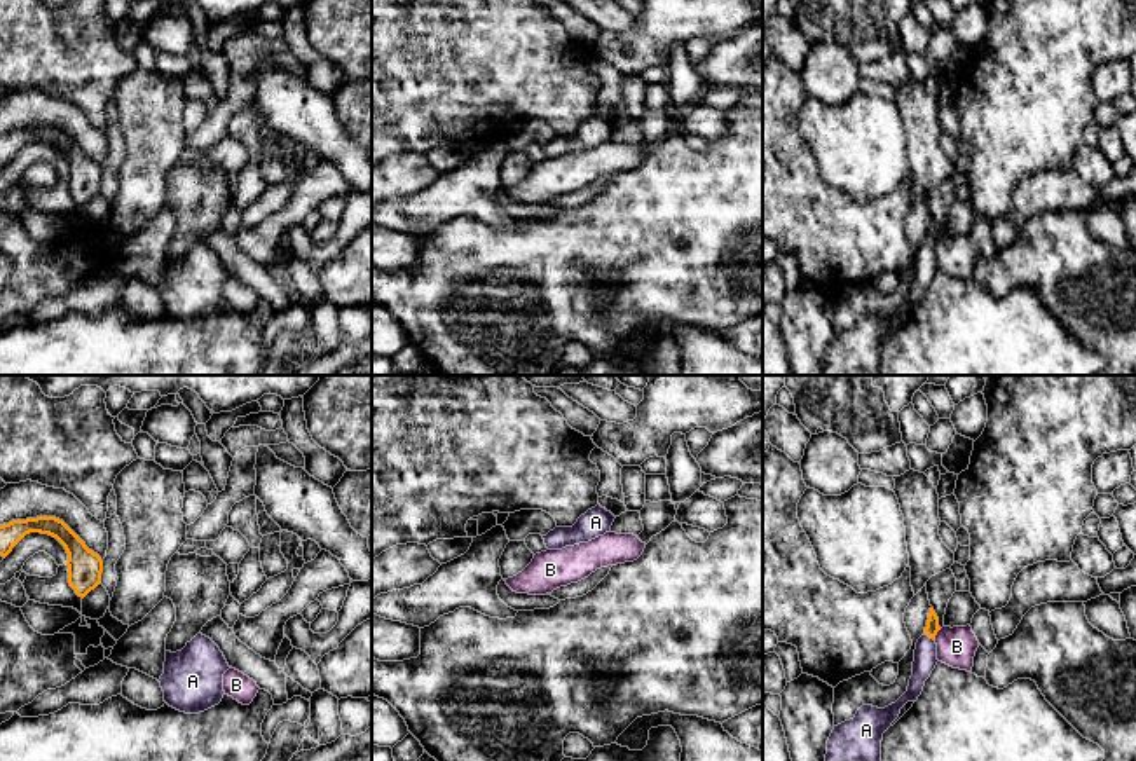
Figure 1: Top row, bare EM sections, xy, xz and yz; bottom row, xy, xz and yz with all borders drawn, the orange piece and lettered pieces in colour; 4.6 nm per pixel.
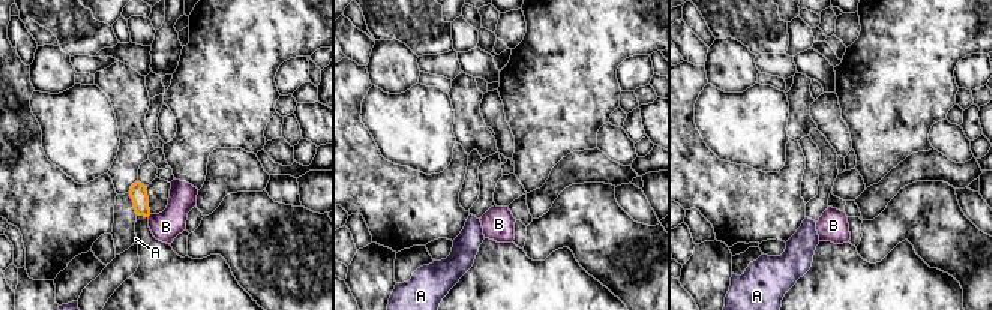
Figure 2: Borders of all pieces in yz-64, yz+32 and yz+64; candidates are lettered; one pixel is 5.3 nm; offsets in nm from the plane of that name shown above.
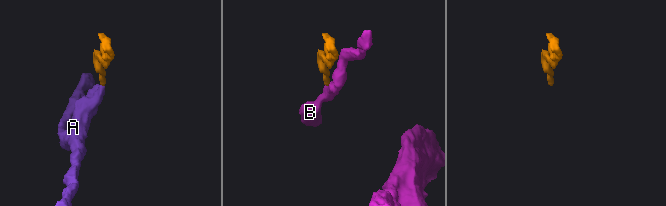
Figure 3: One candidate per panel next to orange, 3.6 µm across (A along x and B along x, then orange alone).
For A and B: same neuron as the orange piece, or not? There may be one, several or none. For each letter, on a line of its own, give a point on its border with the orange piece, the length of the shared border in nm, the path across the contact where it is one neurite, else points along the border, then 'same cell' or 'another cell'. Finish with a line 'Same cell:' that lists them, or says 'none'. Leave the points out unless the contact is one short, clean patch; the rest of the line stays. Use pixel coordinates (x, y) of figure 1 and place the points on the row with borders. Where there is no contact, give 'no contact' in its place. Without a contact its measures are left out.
A: meets orange in yz at (929, 636); contact 50 nm long; runs through yz (932, 627), (929, 636), (925, 655); same cell
B: meets orange in yz at (936, 634); contact 70 nm long; border along yz (941, 629), (934, 639); another cell
Same cell: A

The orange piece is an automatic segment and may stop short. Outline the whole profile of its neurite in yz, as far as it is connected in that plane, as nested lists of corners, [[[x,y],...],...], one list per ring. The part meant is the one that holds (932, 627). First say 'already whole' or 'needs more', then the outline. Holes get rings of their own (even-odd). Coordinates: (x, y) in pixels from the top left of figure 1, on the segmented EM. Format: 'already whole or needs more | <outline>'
needs more | [[[930,607],[925,634],[916,642],[907,691],[885,709],[862,705],[853,719],[834,726],[827,740],[825,761],[881,761],[883,733],[899,717],[900,709],[907,702],[918,700],[925,681],[939,662],[934,641],[939,630],[939,618],[934,607]]]

